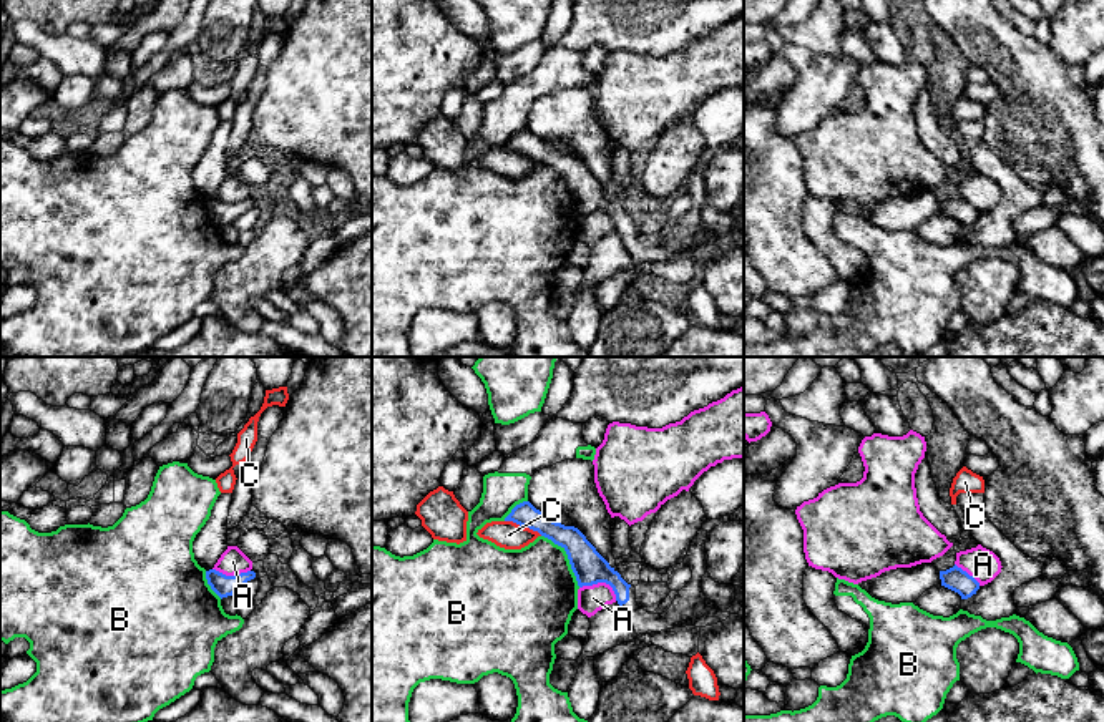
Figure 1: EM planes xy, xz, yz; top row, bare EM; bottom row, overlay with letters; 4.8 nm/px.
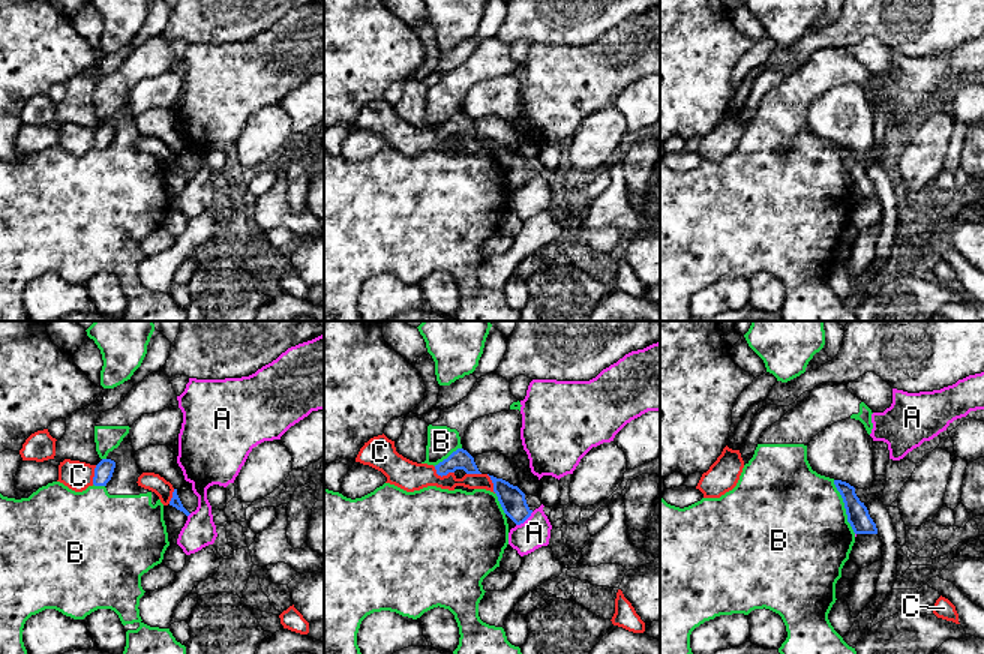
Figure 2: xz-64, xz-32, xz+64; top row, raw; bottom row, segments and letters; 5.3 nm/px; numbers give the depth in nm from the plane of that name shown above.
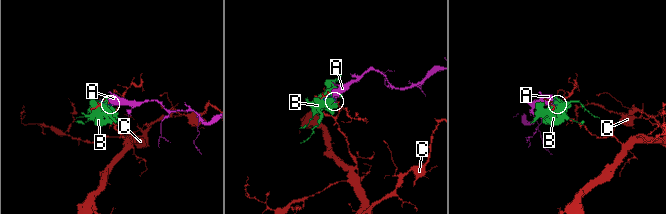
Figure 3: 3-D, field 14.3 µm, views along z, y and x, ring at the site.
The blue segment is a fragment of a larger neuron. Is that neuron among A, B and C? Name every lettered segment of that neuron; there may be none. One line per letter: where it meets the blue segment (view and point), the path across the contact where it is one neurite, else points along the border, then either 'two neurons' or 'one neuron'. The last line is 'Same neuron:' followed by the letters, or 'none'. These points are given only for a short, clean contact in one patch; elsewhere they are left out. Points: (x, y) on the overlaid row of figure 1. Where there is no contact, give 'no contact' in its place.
A: contact xz (601, 581); border xz (580, 588), (606, 583), (616, 600); two neurons
B: contact xz (568, 558); two neurons
C: contact xz (523, 525); two neurons
Same neuron: none

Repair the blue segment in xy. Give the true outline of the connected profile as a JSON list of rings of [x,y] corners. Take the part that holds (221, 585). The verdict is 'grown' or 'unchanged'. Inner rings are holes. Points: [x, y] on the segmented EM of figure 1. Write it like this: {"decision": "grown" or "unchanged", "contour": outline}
{"decision": "unchanged", "contour": [[[216,569],[206,571],[206,579],[211,589],[222,599],[232,596],[241,586],[254,579],[256,573],[247,571],[234,576],[226,576]]]}

